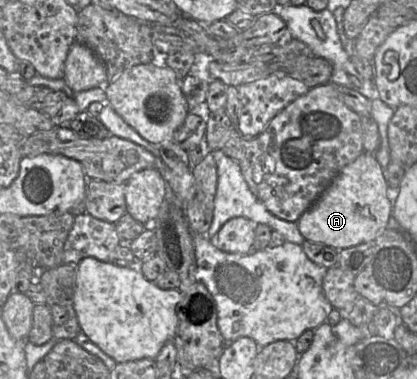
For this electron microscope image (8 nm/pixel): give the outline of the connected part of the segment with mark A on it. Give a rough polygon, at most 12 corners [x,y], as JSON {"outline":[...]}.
{"outline":[[362,152],[301,215],[304,239],[342,250],[388,227],[398,189]]}

